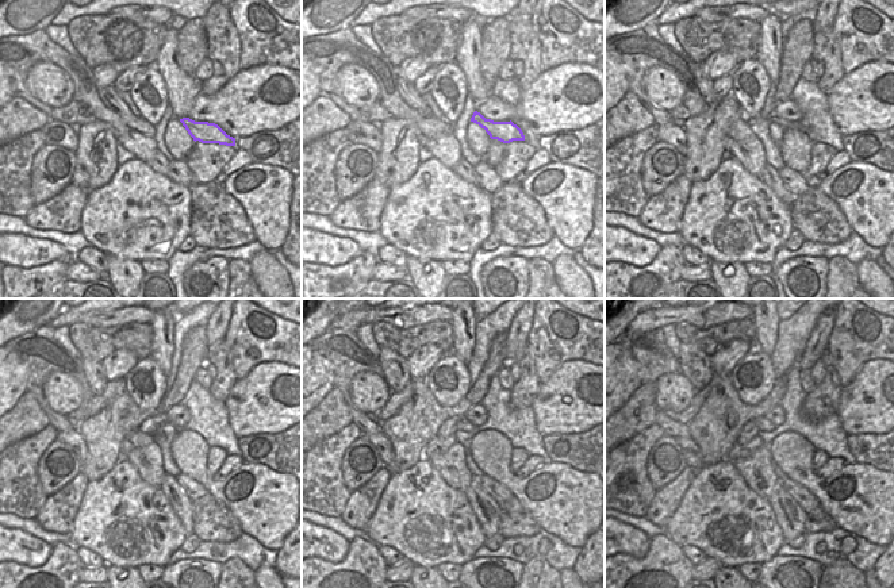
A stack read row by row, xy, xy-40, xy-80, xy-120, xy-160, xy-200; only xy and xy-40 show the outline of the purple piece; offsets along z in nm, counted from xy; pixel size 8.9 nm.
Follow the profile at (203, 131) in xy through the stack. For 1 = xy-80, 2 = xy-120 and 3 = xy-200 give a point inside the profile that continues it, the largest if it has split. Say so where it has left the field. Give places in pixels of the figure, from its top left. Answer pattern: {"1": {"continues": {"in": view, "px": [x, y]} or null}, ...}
{"1": {"continues": {"in": "xy-80", "px": [782, 122]}}, "2": {"continues": {"in": "xy-120", "px": [149, 426]}}, "3": {"continues": {"in": "xy-200", "px": [749, 430]}}}

